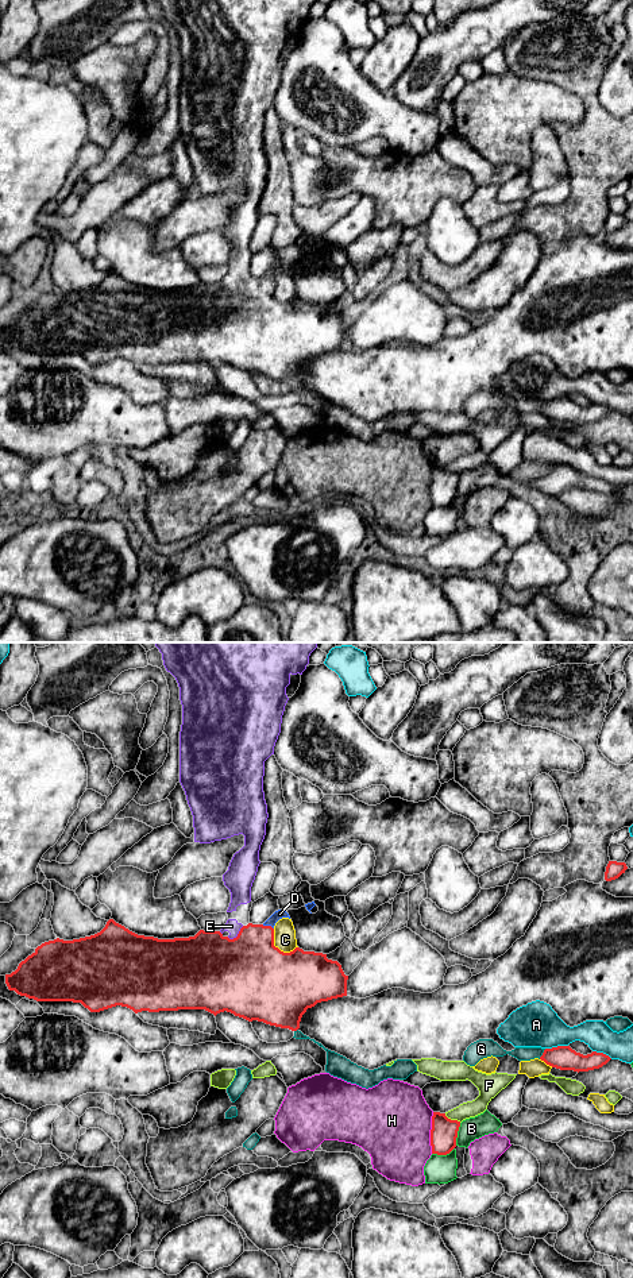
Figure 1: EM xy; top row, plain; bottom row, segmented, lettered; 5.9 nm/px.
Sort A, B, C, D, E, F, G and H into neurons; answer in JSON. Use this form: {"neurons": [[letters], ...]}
{"neurons": [["A"], ["B"], ["C"], ["D", "E"], ["F"], ["G"], ["H"]]}

